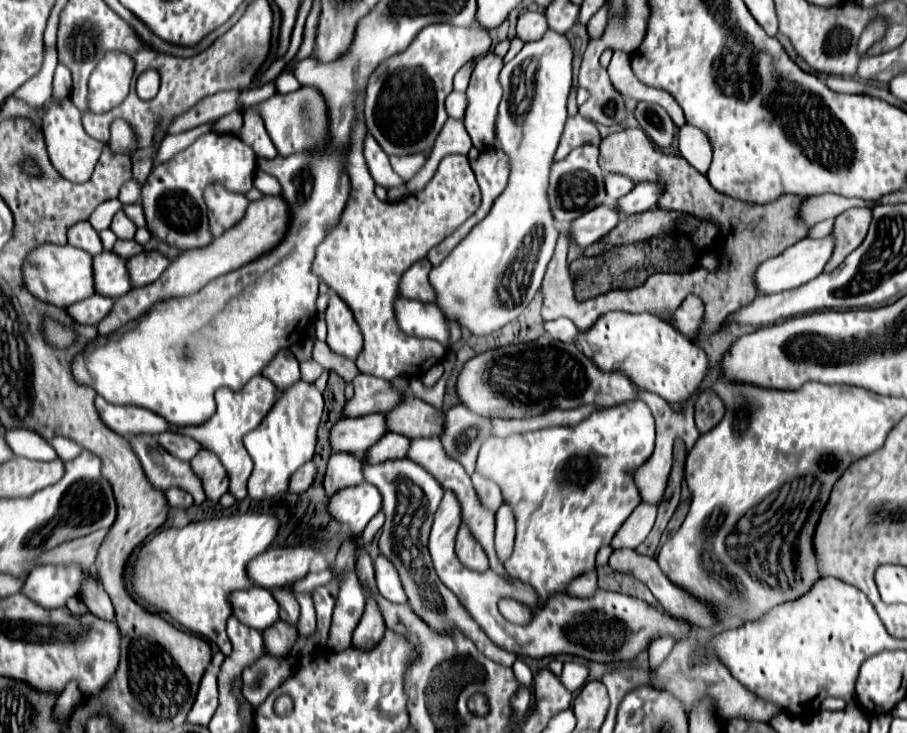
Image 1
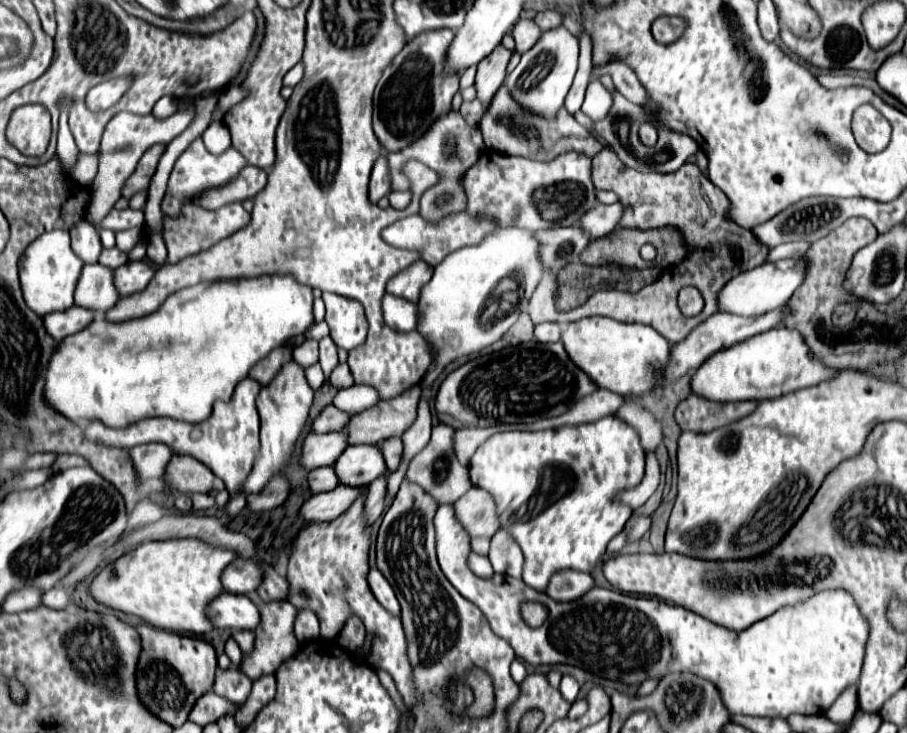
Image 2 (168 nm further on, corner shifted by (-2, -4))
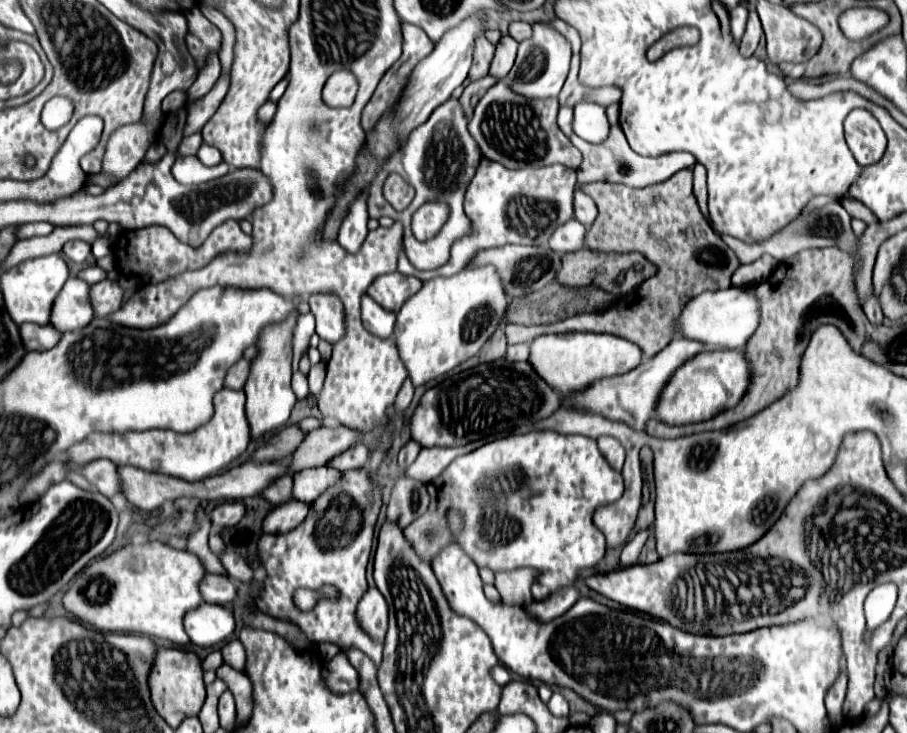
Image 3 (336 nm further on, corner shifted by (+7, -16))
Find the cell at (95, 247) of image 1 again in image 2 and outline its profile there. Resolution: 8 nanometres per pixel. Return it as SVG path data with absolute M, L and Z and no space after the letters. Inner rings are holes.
M87 220L79 222L71 230L71 248L85 264L95 264L99 260L101 250L103 250L101 240L99 240L99 232Z

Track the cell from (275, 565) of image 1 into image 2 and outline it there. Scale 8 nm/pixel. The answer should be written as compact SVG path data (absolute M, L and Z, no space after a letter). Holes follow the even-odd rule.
M237 558L233 564L229 564L221 576L223 586L227 592L233 594L251 594L259 588L263 582L263 568L259 562L247 558Z

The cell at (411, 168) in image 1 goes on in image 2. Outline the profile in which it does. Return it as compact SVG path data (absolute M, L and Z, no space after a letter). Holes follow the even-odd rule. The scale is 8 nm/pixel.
M449 112L447 116L439 118L437 124L433 124L425 136L421 136L421 140L417 140L415 144L403 148L403 152L389 152L387 158L389 158L389 168L391 168L391 176L393 176L393 190L409 190L411 182L409 178L405 176L403 168L409 160L417 160L417 162L423 162L427 164L431 170L439 172L441 174L441 182L439 182L439 194L447 194L451 200L439 204L437 200L445 198L445 196L435 196L431 198L431 214L421 214L425 220L429 222L437 222L441 220L443 216L449 216L453 212L463 212L465 206L467 206L467 198L465 198L465 192L461 188L461 176L471 168L471 164L475 164L475 160L479 160L481 156L481 150L483 150L483 138L481 138L481 132L477 128L471 128L465 124L463 116L459 112Z

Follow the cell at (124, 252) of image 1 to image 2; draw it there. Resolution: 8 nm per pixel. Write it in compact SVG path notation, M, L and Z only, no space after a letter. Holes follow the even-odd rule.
M111 248L111 250L103 250L101 256L99 256L99 264L103 266L109 266L109 268L119 268L123 264L129 262L129 256L125 252L121 252L119 248Z

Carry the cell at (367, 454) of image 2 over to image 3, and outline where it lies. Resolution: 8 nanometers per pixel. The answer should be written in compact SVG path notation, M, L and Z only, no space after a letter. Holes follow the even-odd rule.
M326 466L300 470L294 474L294 500L312 502L338 478L340 478L340 472L334 468L326 468Z

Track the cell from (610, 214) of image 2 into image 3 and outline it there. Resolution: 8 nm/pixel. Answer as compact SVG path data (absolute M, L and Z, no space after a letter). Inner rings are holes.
M570 220L570 222L562 224L562 228L554 230L548 244L554 252L560 252L560 254L576 252L576 250L584 248L584 234L586 234L586 228L582 228L582 224L578 220Z

